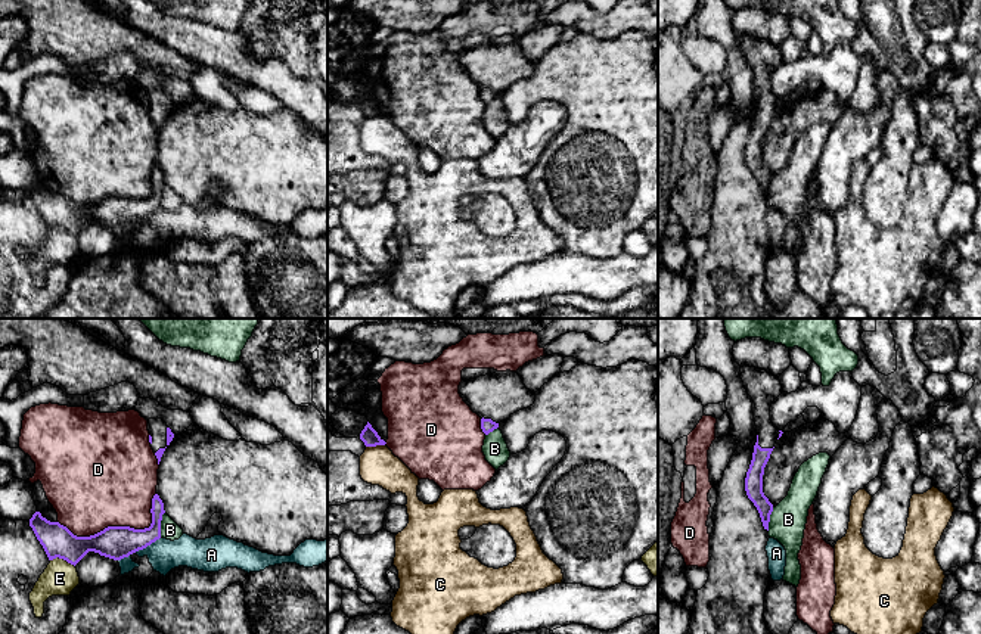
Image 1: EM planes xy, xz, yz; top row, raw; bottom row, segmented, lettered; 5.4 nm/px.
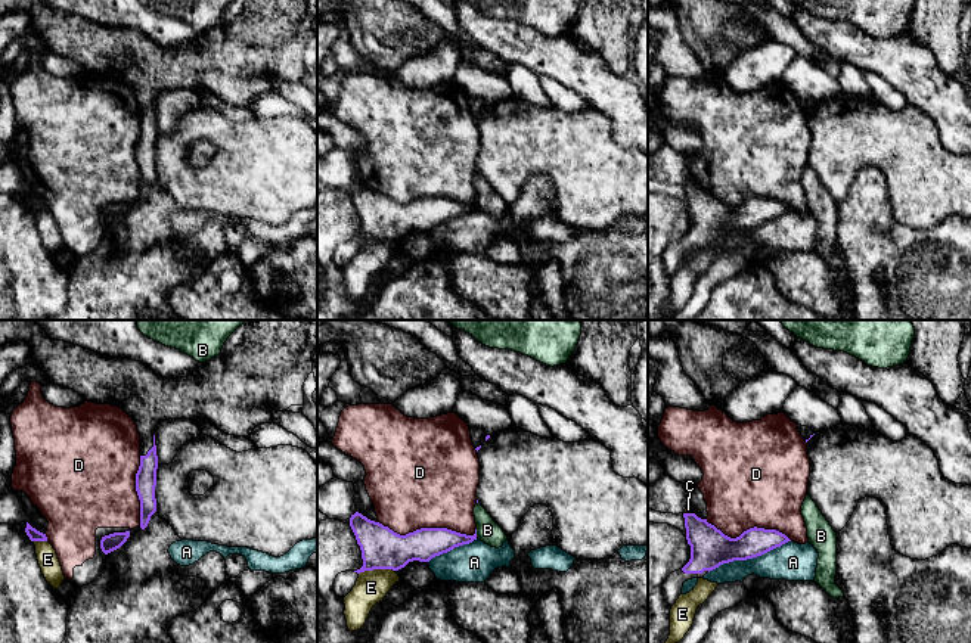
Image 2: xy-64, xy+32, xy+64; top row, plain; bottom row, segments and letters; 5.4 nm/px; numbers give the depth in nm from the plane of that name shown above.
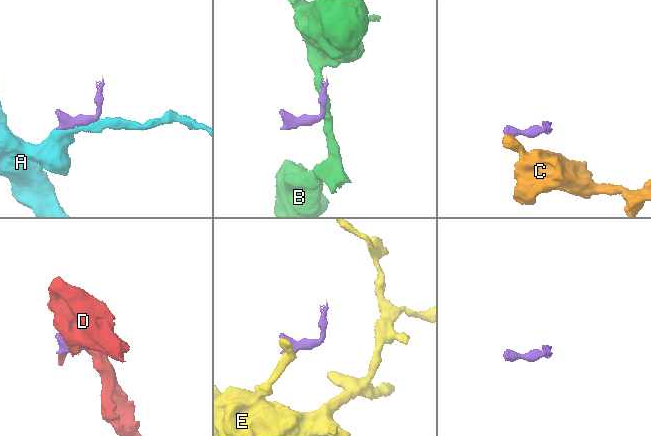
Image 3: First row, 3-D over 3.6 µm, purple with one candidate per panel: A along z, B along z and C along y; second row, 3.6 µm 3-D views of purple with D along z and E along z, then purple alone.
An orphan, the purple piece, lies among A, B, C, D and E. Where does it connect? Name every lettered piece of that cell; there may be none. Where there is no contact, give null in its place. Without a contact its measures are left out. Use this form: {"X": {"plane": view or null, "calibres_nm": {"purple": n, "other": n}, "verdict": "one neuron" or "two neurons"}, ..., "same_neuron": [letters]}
{"A": {"plane": "xy", "calibres_nm": {"purple": 180, "other": 180}, "verdict": "two neurons"}, "B": {"plane": "xy", "calibres_nm": {"purple": 180, "other": 100}, "verdict": "two neurons"}, "C": {"plane": "xz", "calibres_nm": {"purple": 90, "other": 200}, "verdict": "two neurons"}, "D": {"plane": "xy", "calibres_nm": {"purple": 180, "other": 480}, "verdict": "two neurons"}, "E": {"plane": "xy", "calibres_nm": {"purple": 180, "other": 190}, "verdict": "two neurons"}, "same_neuron": []}

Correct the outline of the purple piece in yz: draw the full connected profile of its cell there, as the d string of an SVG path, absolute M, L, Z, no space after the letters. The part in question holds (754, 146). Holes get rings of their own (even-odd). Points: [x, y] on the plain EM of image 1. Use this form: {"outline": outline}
{"outline": "M749 35L741 37L739 46L752 72L754 91L757 96L757 112L745 147L745 161L757 177L764 199L769 201L773 174L763 162L763 144L774 114L783 103L777 100L770 90L770 77L782 63L782 55L779 47L772 43Z"}

